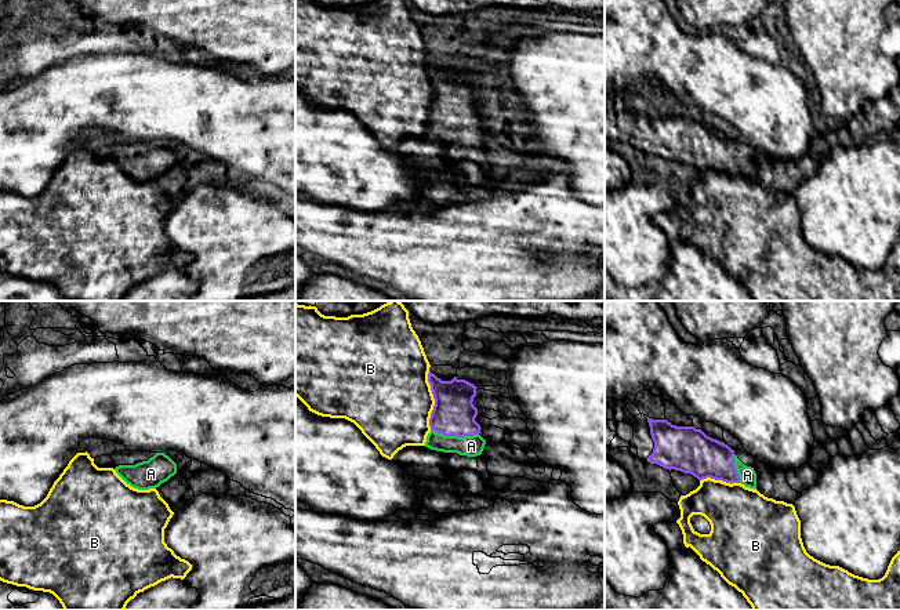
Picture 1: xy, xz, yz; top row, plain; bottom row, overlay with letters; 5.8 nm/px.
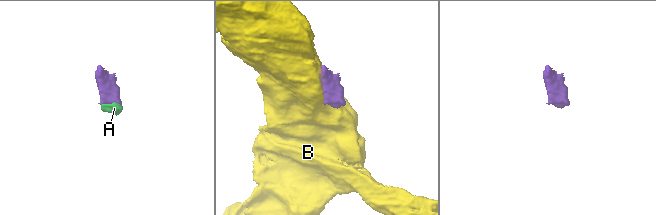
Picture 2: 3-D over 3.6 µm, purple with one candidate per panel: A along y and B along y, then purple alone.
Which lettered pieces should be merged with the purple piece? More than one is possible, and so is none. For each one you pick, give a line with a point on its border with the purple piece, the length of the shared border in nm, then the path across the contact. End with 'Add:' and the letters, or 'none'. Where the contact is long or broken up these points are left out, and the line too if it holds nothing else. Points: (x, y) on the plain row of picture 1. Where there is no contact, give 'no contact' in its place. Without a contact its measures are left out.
A: xz (454, 126) | 280 nm | across xz (453, 105), (454, 126), (461, 127), (471, 137)
Add: A

